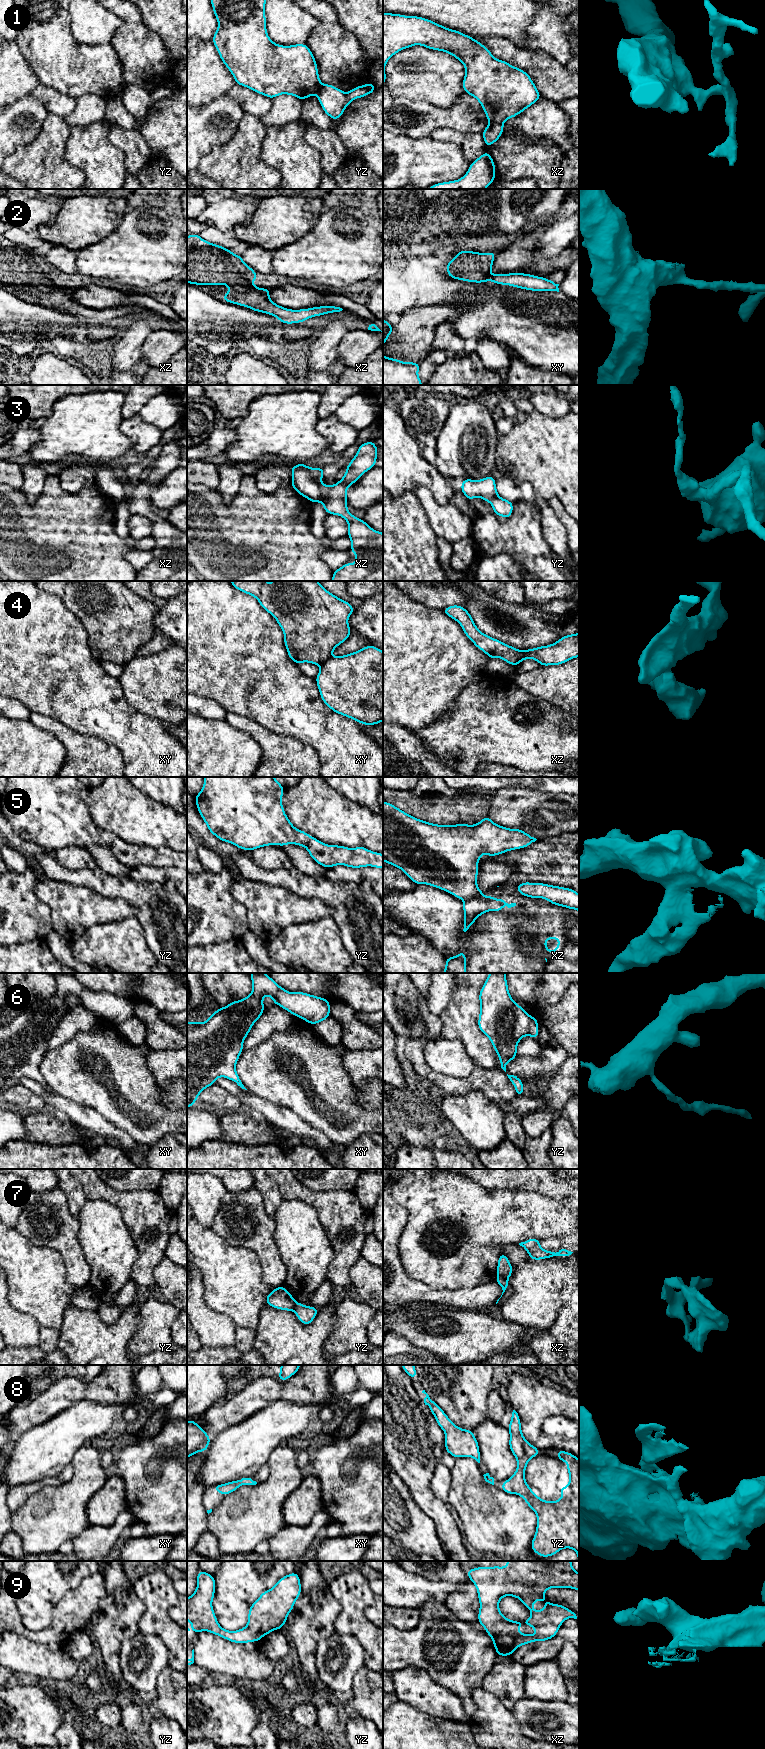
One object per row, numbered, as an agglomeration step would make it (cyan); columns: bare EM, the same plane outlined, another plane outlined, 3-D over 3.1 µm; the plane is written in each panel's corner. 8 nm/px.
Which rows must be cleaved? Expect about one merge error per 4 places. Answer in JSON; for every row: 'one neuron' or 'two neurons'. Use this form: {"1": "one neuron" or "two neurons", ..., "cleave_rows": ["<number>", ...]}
{"1": "two neurons", "2": "one neuron", "3": "two neurons", "4": "two neurons", "5": "two neurons", "6": "one neuron", "7": "two neurons", "8": "one neuron", "9": "one neuron", "cleave_rows": ["1", "3", "4", "5", "7"]}

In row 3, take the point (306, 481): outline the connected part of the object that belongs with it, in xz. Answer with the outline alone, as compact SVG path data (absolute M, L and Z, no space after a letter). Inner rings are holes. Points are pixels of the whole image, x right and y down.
M300 463L291 467L291 486L297 493L311 502L318 502L328 486L320 481L324 477L324 468L312 468Z

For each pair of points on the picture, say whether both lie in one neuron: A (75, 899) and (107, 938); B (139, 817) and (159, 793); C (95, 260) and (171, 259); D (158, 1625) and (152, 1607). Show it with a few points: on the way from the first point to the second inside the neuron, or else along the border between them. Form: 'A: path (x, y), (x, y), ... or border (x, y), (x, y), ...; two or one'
A: border (119, 920), (93, 924), (77, 938); two
B: border (135, 787), (152, 799), (170, 806), (174, 810); two
C: path (114, 259), (152, 259); one
D: path (157, 1621), (156, 1611); one

